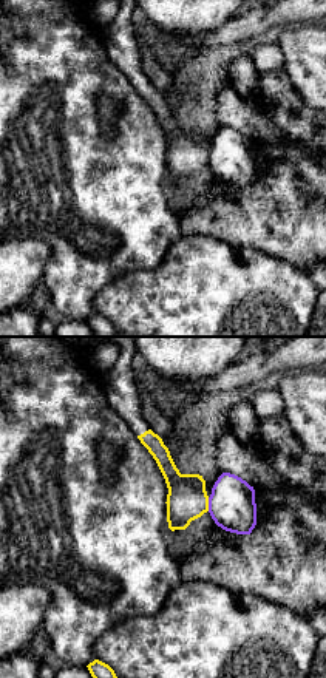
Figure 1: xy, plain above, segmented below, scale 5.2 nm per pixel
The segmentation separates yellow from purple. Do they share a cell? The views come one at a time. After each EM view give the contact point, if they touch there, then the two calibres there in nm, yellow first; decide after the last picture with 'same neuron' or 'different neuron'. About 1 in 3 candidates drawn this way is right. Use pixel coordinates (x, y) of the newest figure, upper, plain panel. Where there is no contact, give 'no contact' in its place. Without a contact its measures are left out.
contact (207, 158); calibres 220 and 240 nm

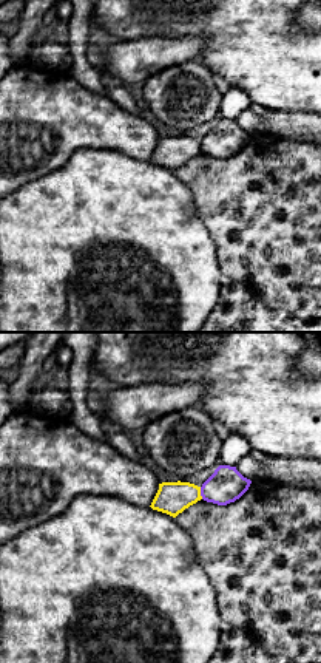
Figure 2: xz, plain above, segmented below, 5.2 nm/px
contact (199, 147); calibres 170 and 180 nm

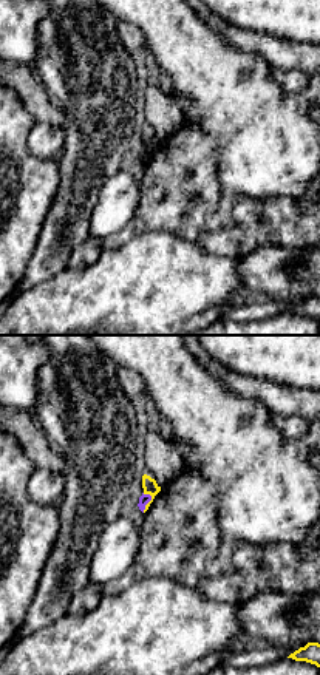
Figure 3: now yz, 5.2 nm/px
contact (149, 156); calibres 80 and 60 nm

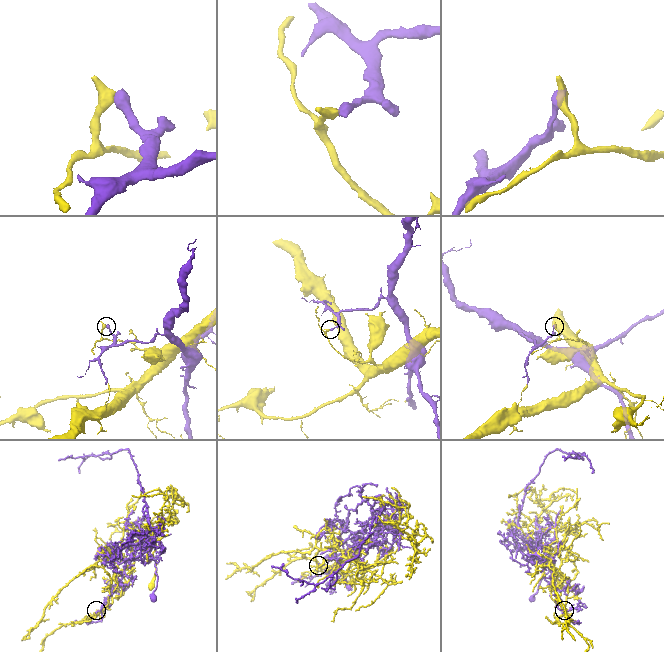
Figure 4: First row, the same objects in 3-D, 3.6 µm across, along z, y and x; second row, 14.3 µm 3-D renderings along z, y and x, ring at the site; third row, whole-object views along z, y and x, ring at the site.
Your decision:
different neuron

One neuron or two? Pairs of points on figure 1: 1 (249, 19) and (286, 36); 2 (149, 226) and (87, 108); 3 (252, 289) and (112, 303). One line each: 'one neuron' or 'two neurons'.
1: two neurons
2: one neuron
3: one neuron

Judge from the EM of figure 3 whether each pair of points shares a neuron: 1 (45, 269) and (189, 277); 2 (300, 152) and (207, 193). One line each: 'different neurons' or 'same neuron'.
1: different neurons
2: different neurons

